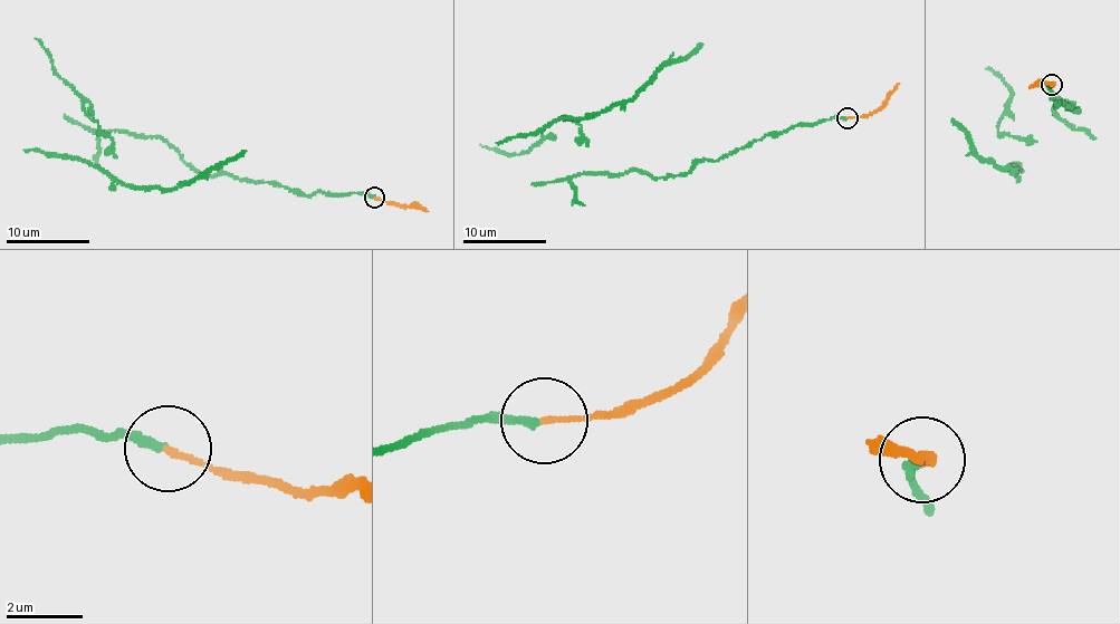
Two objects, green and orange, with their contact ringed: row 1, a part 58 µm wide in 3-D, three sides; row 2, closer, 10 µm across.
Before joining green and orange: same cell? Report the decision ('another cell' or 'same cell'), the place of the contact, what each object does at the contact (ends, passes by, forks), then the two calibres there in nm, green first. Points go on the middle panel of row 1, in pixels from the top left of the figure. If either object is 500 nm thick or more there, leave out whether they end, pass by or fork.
another cell; place (848, 118); green ends; orange ends; calibres 220 and 150 nm

